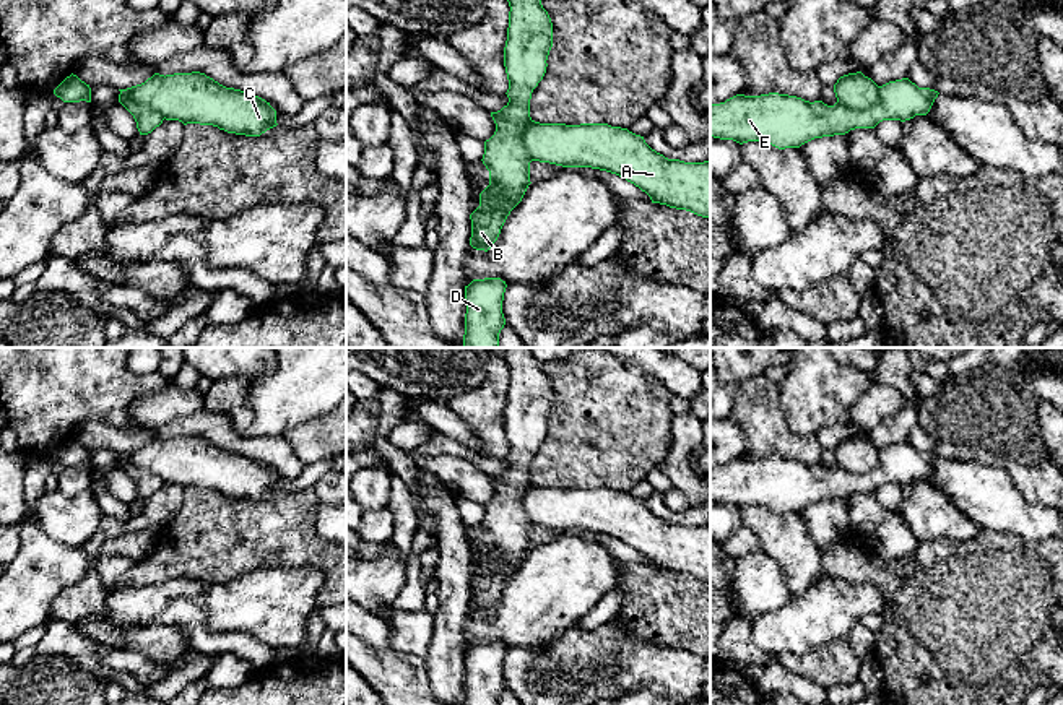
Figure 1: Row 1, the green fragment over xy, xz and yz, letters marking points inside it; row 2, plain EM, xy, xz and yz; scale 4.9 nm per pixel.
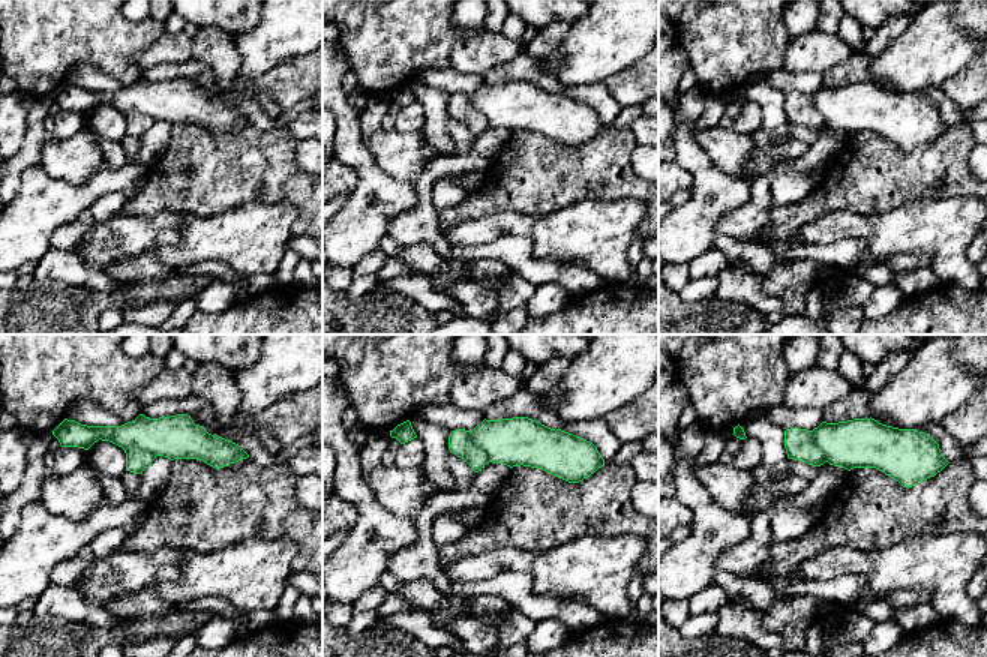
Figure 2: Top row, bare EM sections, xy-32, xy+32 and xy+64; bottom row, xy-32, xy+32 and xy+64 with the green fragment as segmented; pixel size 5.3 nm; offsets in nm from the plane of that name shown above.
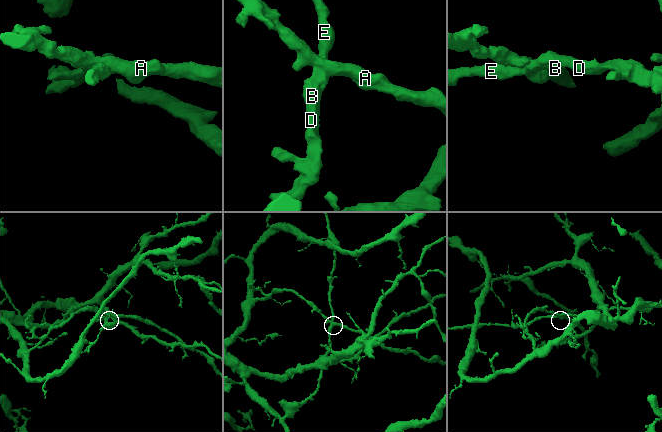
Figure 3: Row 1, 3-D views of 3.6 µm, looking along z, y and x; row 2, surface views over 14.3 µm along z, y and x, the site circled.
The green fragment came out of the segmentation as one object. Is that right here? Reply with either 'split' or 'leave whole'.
leave whole

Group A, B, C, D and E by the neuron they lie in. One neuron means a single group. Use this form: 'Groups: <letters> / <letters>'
Groups: A B C D E

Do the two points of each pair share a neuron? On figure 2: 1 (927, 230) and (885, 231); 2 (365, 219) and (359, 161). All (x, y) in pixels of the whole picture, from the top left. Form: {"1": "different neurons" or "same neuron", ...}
{"1": "same neuron", "2": "same neuron"}

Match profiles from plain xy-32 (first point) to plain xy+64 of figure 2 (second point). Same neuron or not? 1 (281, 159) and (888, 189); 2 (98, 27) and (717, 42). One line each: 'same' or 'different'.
1: same
2: same

